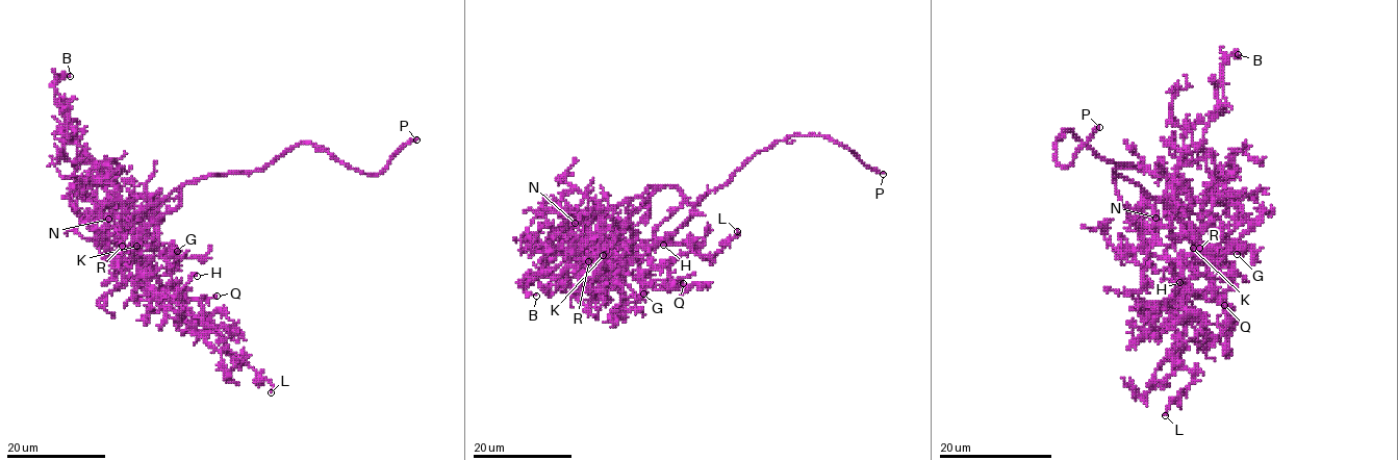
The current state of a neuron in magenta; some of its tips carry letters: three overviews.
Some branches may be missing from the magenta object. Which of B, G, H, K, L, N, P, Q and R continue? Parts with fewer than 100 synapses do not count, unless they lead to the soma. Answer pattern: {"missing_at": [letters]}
{"missing_at": ["P"]}

